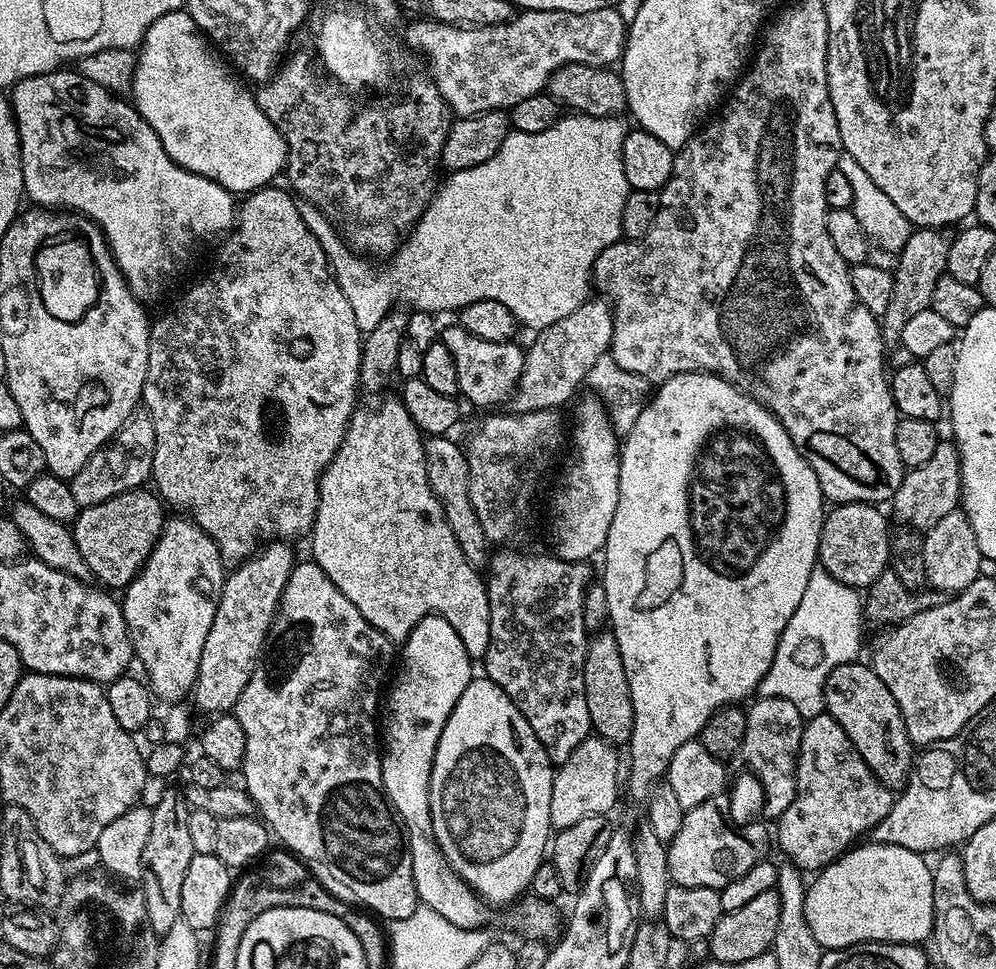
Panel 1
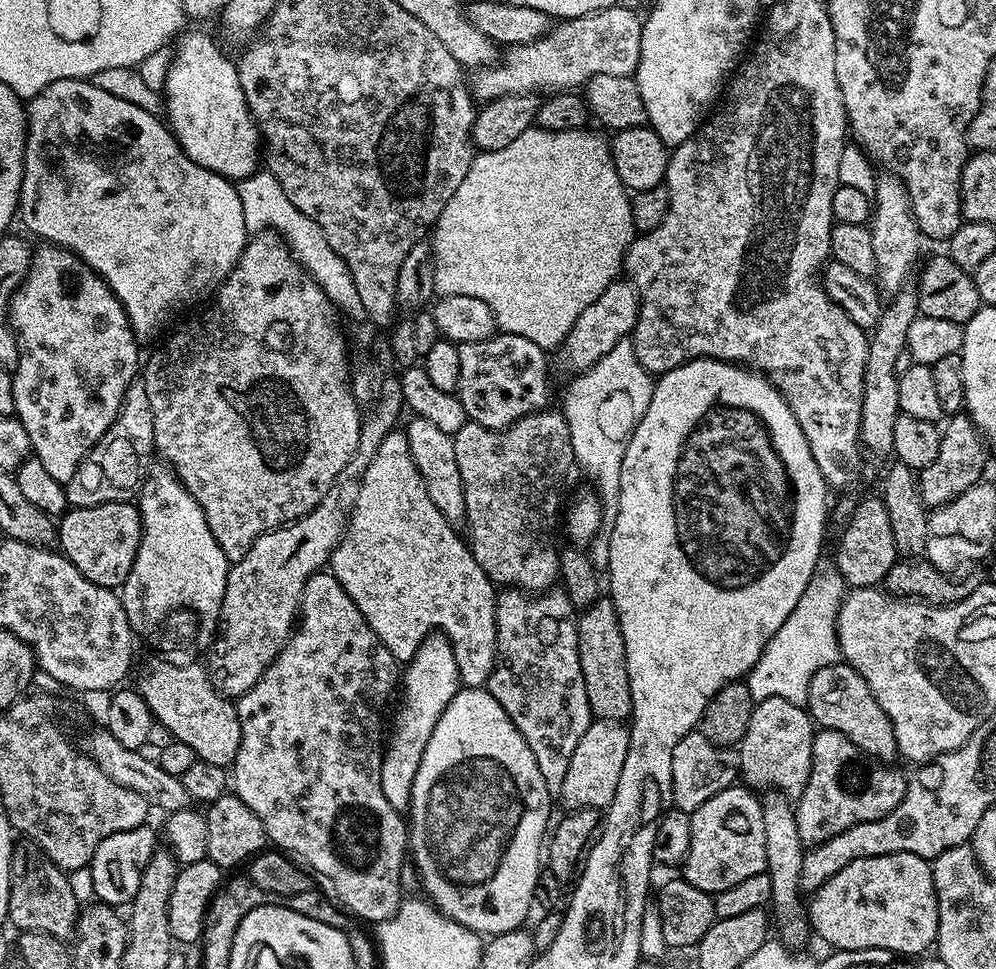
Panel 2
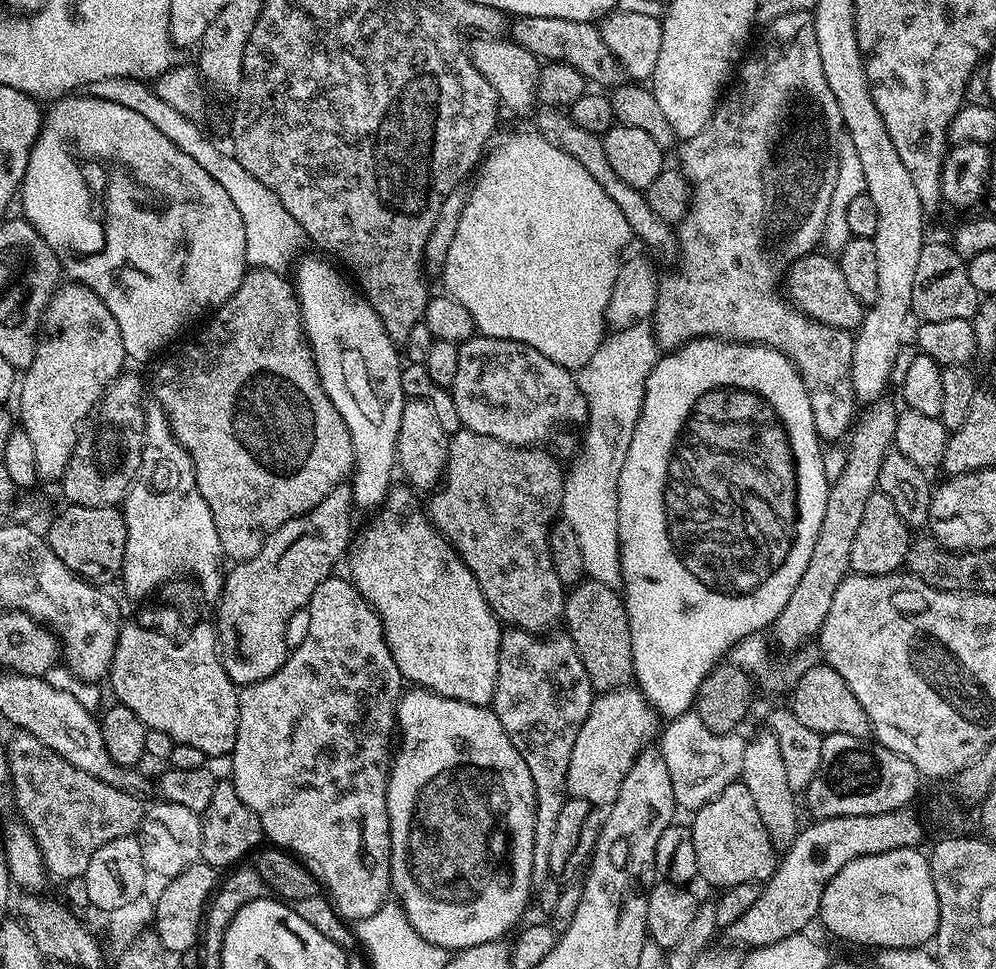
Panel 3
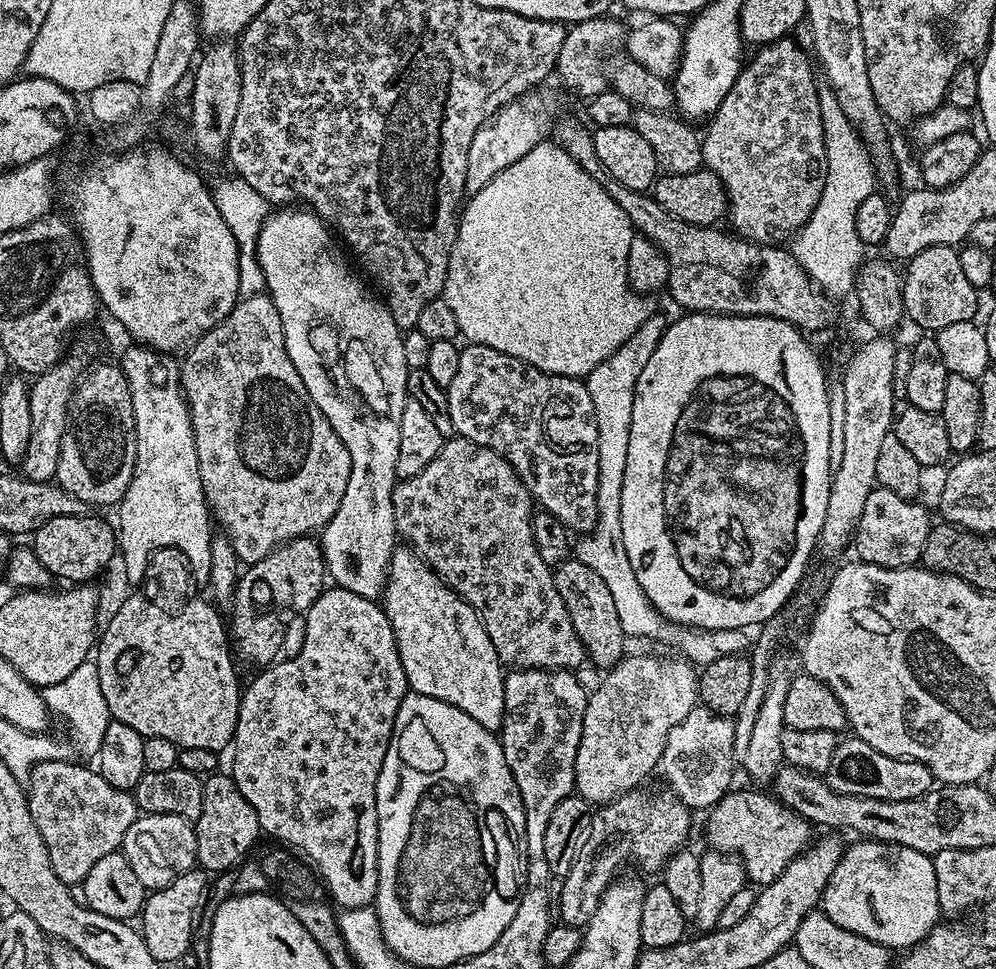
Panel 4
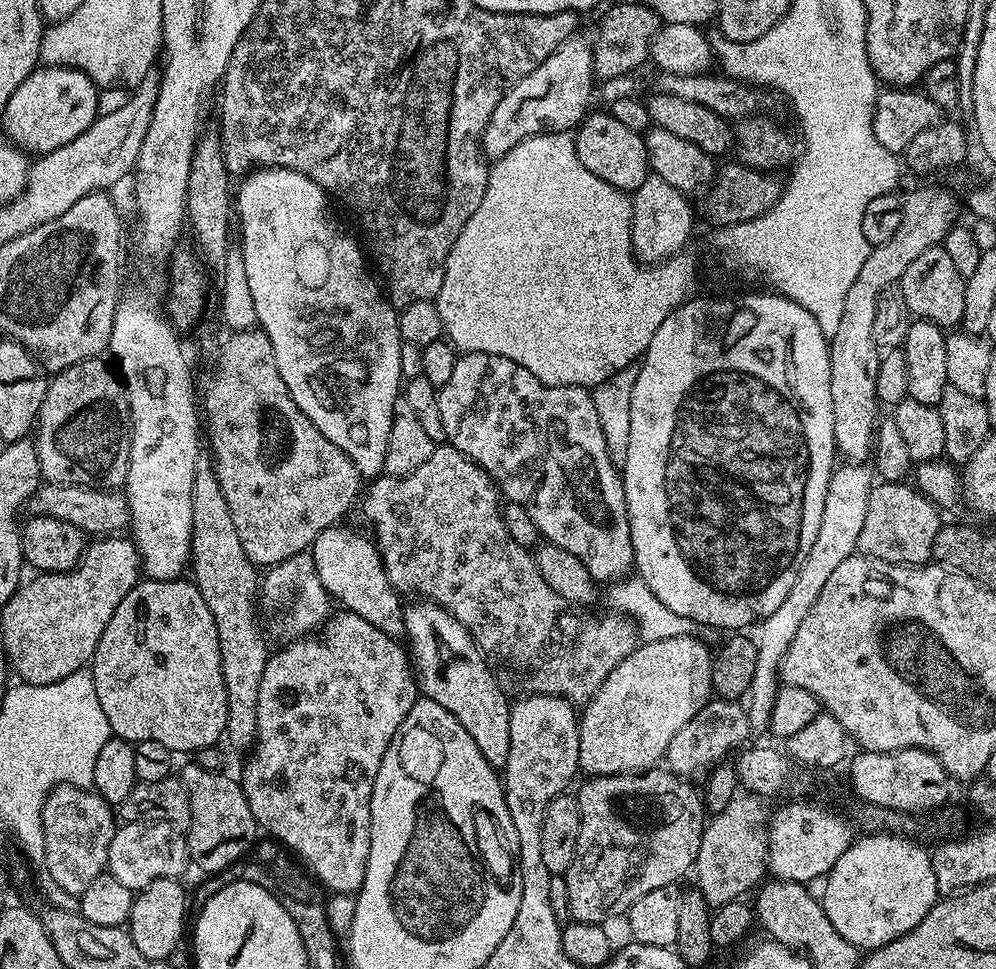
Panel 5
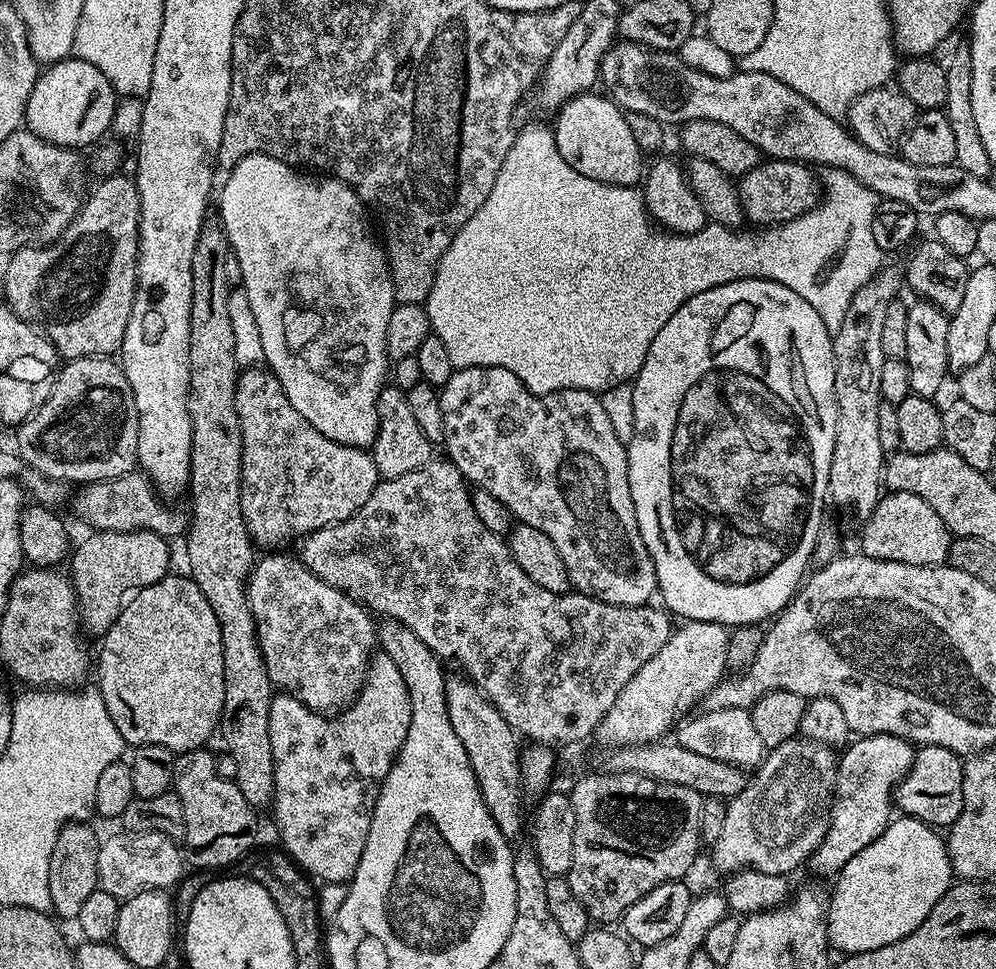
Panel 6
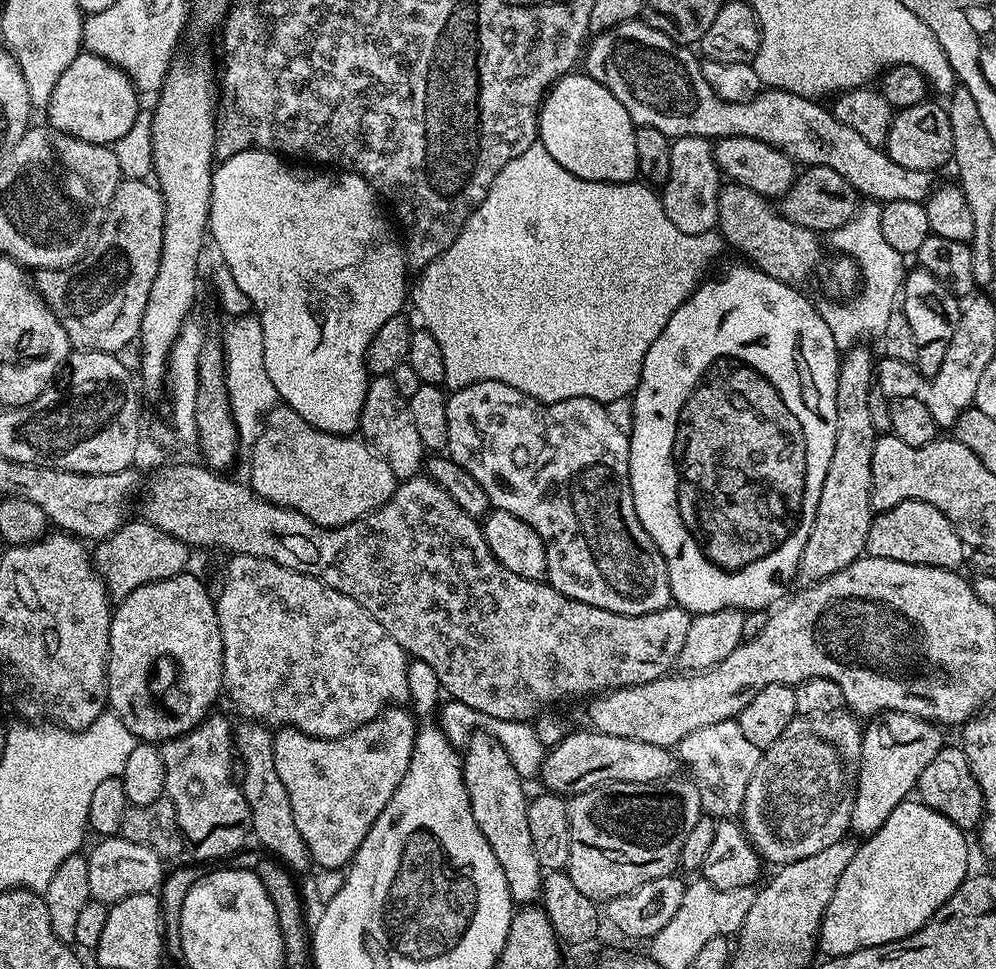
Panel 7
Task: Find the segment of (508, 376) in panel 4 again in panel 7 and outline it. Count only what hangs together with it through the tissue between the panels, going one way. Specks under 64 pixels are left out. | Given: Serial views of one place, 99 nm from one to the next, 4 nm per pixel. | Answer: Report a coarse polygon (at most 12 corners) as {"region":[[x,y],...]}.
{"region":[[474,382],[447,455],[546,546],[546,580],[673,603],[629,433],[590,398]]}

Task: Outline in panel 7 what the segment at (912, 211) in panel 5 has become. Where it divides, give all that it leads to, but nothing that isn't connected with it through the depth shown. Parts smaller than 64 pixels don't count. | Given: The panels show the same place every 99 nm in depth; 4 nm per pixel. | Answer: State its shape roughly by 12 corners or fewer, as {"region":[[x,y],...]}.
{"region":[[843,353],[834,458],[799,579],[865,555],[872,525],[874,355]]}

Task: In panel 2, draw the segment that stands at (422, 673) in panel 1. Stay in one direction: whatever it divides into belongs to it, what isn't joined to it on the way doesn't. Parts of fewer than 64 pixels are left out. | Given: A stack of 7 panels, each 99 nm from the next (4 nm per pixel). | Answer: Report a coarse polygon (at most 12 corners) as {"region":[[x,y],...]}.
{"region":[[427,636],[404,697],[380,767],[382,794],[412,799],[426,742],[462,687],[452,644]]}

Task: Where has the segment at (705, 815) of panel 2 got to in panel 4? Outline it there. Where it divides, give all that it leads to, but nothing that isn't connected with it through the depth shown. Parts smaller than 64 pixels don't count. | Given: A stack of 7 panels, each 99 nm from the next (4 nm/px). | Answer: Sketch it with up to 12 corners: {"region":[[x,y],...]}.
{"region":[[767,791],[726,793],[709,845],[774,882],[814,828]]}

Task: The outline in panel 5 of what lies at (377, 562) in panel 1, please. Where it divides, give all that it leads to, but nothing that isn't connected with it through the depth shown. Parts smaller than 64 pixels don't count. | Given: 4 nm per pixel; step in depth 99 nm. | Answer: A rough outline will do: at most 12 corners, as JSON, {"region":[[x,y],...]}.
{"region":[[432,602],[404,608],[418,688],[494,769],[510,699],[468,628]]}

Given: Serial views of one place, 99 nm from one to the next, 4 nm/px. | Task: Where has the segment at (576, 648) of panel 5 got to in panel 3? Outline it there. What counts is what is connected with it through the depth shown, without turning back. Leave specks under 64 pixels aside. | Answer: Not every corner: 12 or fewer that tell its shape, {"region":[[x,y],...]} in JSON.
{"region":[[467,430],[432,525],[505,625],[547,633],[561,461]]}

